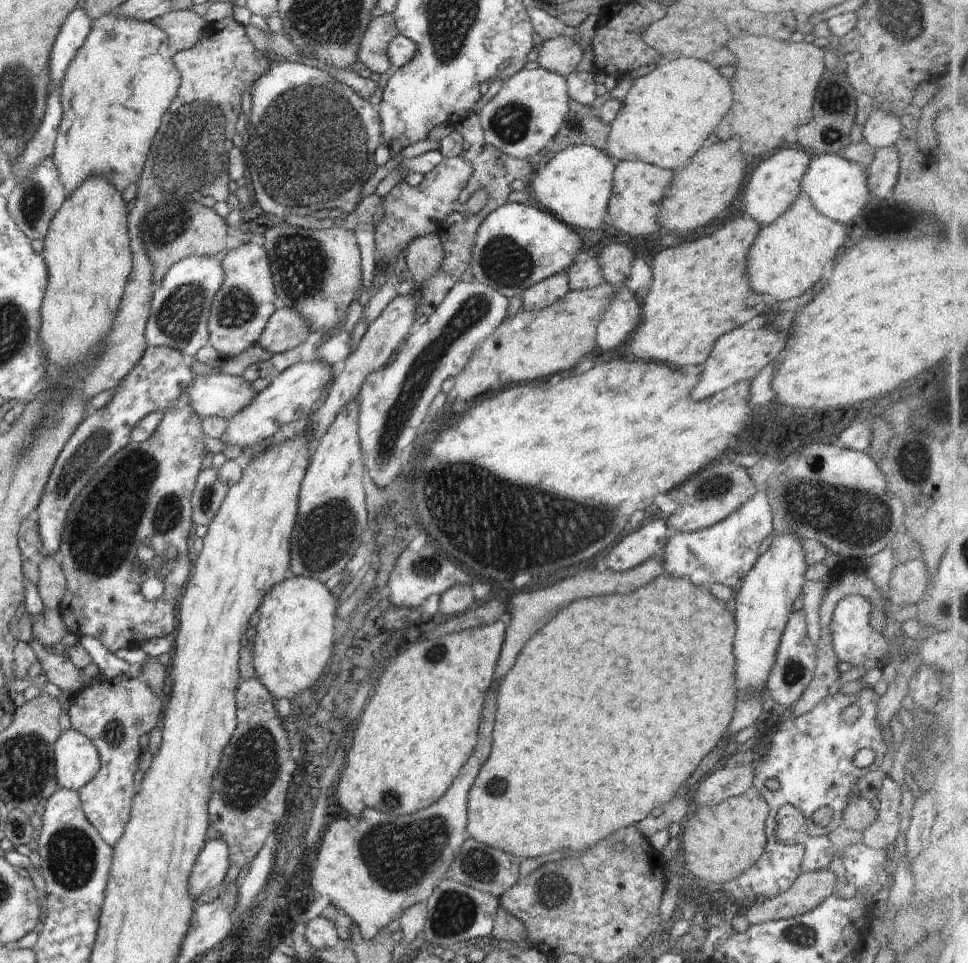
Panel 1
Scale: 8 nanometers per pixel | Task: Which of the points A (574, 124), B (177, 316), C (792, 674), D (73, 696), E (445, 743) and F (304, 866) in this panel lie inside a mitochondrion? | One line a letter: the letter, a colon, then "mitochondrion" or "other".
A: mitochondrion
B: mitochondrion
C: mitochondrion
D: other
E: other
F: other

